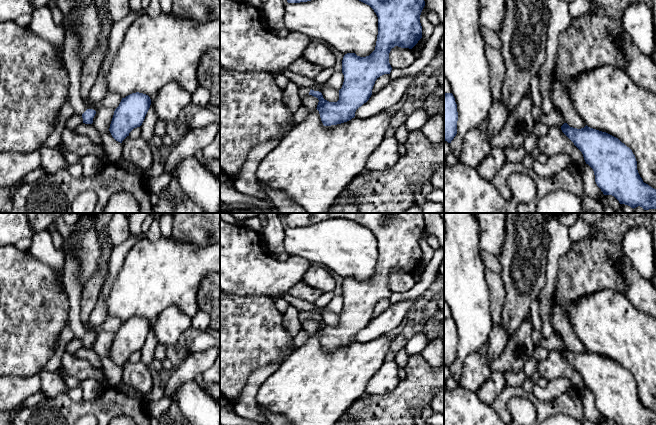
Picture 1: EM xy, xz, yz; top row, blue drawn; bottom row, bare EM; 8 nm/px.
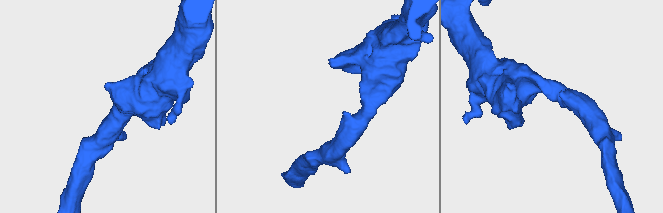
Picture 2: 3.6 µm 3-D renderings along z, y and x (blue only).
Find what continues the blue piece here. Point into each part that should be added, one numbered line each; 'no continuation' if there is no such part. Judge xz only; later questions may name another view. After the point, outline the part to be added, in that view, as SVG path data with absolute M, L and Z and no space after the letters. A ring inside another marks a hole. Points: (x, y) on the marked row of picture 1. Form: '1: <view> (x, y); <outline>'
1: xz (302, 91); M299 87L298 94L300 97L306 96L309 94L311 88L310 87Z

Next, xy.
1: xy (73, 63); M52 0L57 5L57 8L63 13L63 21L61 26L65 30L65 41L63 58L65 68L67 69L70 84L69 84L69 101L76 114L82 115L88 108L85 100L80 95L81 86L81 71L83 60L79 56L79 42L73 31L69 28L69 13L76 8L80 3L87 3L89 0Z

